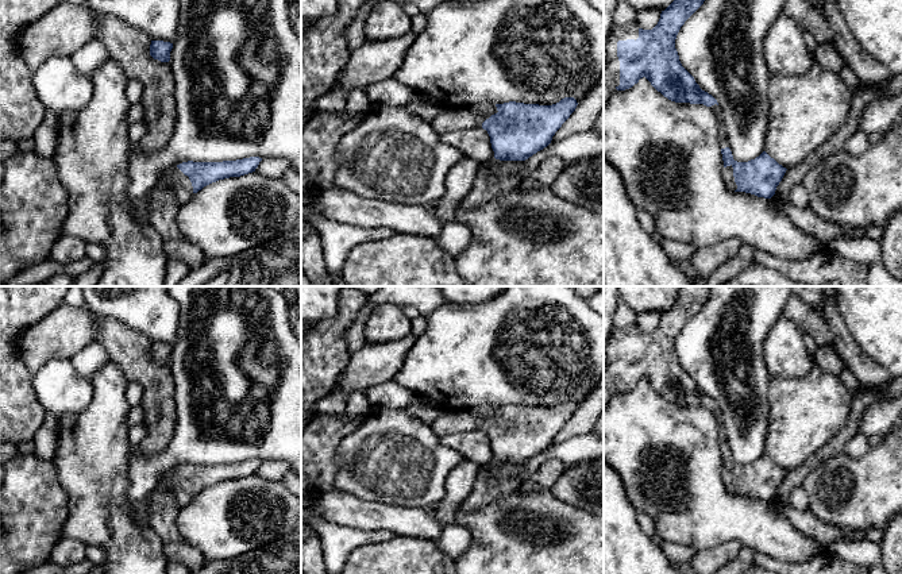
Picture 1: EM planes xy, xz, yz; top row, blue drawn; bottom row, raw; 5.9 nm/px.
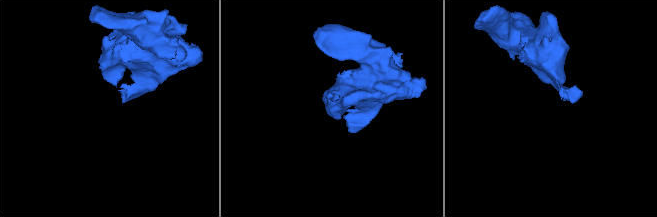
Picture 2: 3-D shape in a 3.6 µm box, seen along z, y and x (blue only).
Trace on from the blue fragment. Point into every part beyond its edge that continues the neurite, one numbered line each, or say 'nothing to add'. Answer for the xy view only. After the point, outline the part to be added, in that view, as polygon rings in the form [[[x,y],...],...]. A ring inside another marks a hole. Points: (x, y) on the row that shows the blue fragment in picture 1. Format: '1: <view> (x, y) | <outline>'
1: xy (178, 184) | [[[174,167],[166,174],[163,185],[176,197],[180,205],[188,201],[193,194],[193,186],[189,177],[185,176],[178,167]]]

